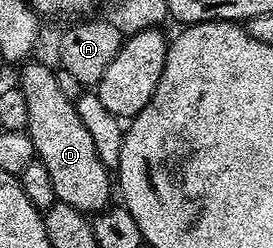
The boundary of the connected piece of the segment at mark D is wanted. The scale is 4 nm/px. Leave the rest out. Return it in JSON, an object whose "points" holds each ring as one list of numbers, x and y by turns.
{"points":[[28,62,19,69,20,81,18,87,21,94,26,98,26,110,28,111,28,126,26,133,33,142,35,155,50,170,50,183,54,186,54,194,59,203,66,206,74,206,74,210,85,214,99,214,109,207,108,200,114,196,114,180,110,177,110,169,104,165,102,158,98,158,98,150,94,150,94,142,82,126,82,118,78,118,78,110,75,103,62,94,62,86,58,86,58,78,53,69,48,69,44,64,32,64]]}

